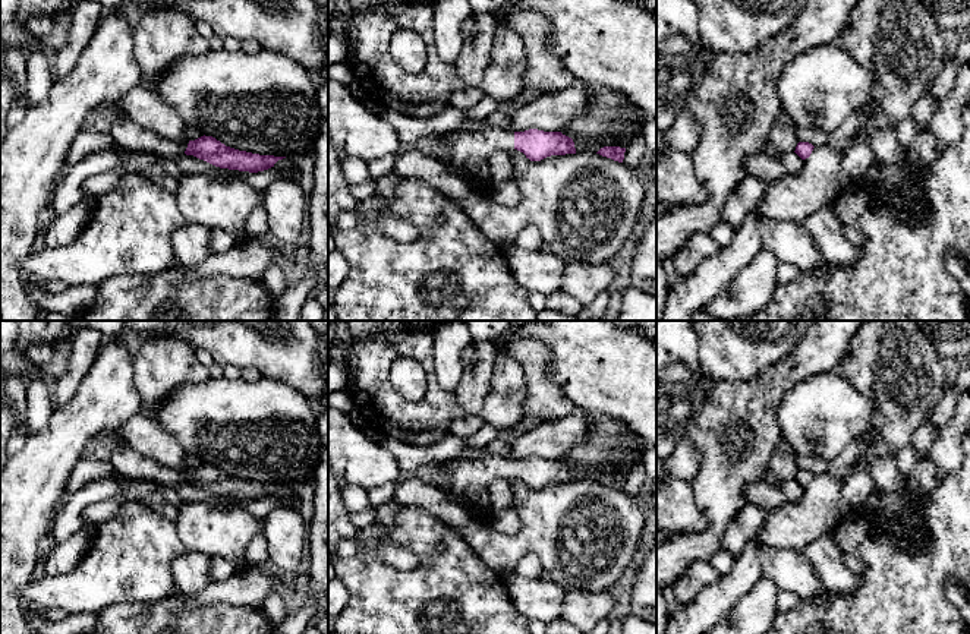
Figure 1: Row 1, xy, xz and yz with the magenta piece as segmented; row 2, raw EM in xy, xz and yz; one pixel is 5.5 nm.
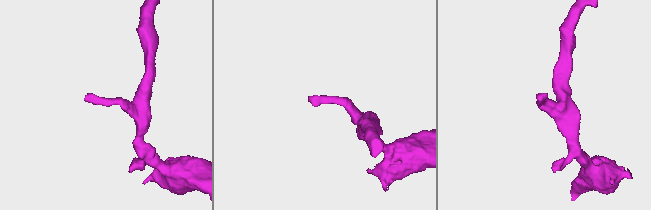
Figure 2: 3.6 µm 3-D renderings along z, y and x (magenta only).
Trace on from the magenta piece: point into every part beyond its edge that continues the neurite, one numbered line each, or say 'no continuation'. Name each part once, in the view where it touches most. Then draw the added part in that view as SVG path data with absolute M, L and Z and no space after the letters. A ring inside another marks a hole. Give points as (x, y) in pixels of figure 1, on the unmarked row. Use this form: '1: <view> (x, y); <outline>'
1: xz (471, 478); M491 454L475 458L456 457L445 463L450 471L450 495L470 518L491 512L488 488L497 479L514 477L514 460Z

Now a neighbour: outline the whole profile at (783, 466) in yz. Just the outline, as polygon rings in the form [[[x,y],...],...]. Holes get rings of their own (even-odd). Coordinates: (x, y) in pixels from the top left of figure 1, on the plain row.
[[[780,442],[775,448],[768,470],[774,474],[778,485],[796,479],[799,471],[796,457],[794,450],[785,442]]]

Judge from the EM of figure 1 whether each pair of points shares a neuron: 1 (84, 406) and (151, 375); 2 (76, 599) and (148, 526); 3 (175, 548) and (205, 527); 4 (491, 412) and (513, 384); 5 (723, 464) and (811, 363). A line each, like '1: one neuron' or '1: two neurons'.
1: two neurons
2: one neuron
3: two neurons
4: one neuron
5: one neuron

